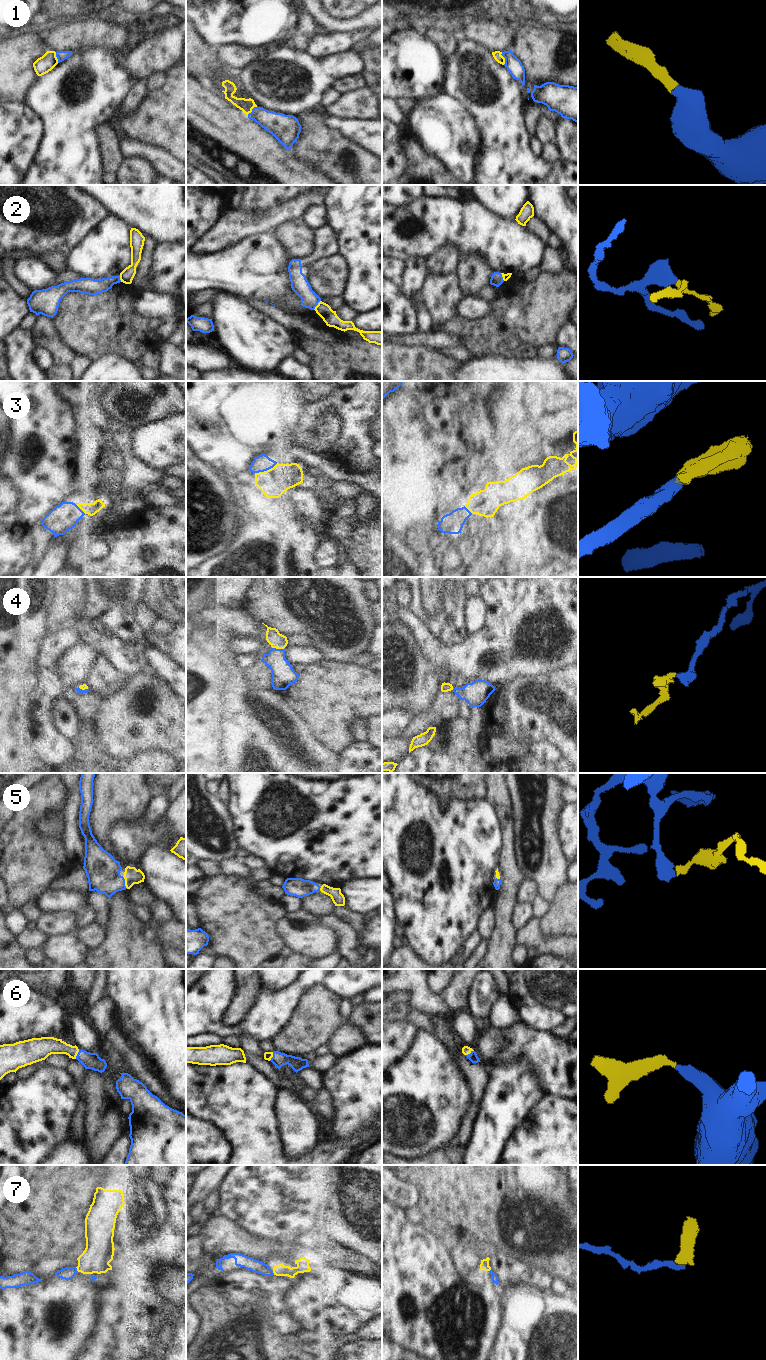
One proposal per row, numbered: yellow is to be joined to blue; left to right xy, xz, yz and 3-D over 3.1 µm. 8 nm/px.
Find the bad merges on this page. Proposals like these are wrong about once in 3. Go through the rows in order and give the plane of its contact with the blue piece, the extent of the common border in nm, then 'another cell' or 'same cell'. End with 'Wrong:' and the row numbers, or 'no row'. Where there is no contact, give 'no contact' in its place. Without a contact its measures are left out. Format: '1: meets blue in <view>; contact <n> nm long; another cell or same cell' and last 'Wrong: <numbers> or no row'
1: meets blue in xz; contact 120 nm long; same cell
2: meets blue in xz; contact 100 nm long; another cell
3: meets blue in xz; contact 200 nm long; same cell
4: meets blue in xz; contact 100 nm long; same cell
5: meets blue in xy; contact 100 nm long; same cell
6: meets blue in yz; contact 80 nm long; same cell
7: meets blue in xy; contact 50 nm long; another cell
Wrong: 2, 7

